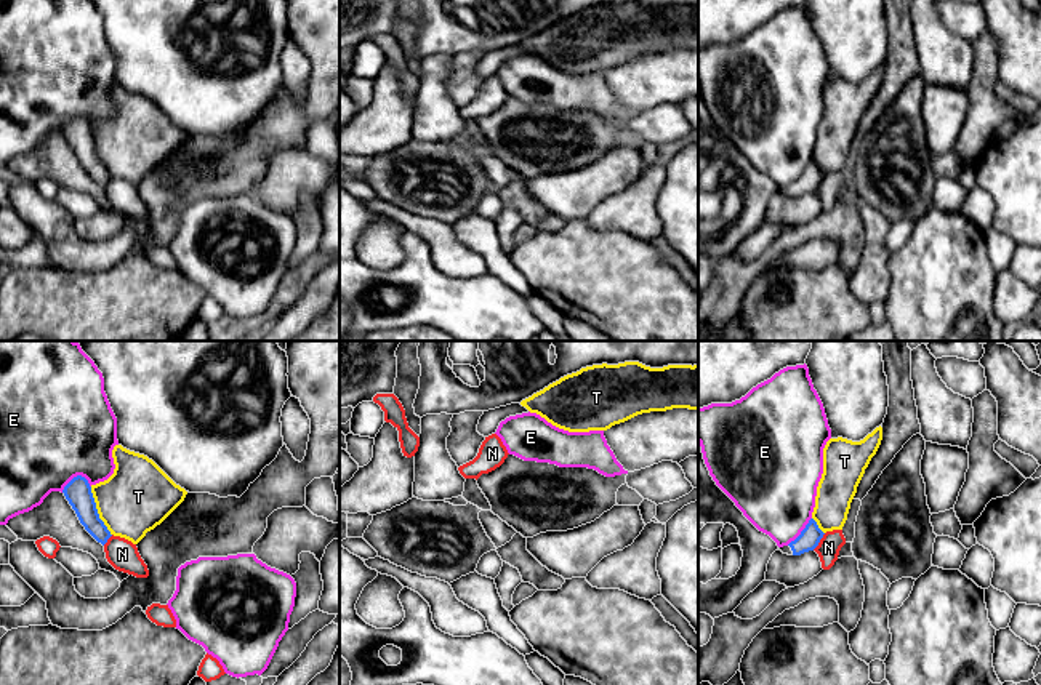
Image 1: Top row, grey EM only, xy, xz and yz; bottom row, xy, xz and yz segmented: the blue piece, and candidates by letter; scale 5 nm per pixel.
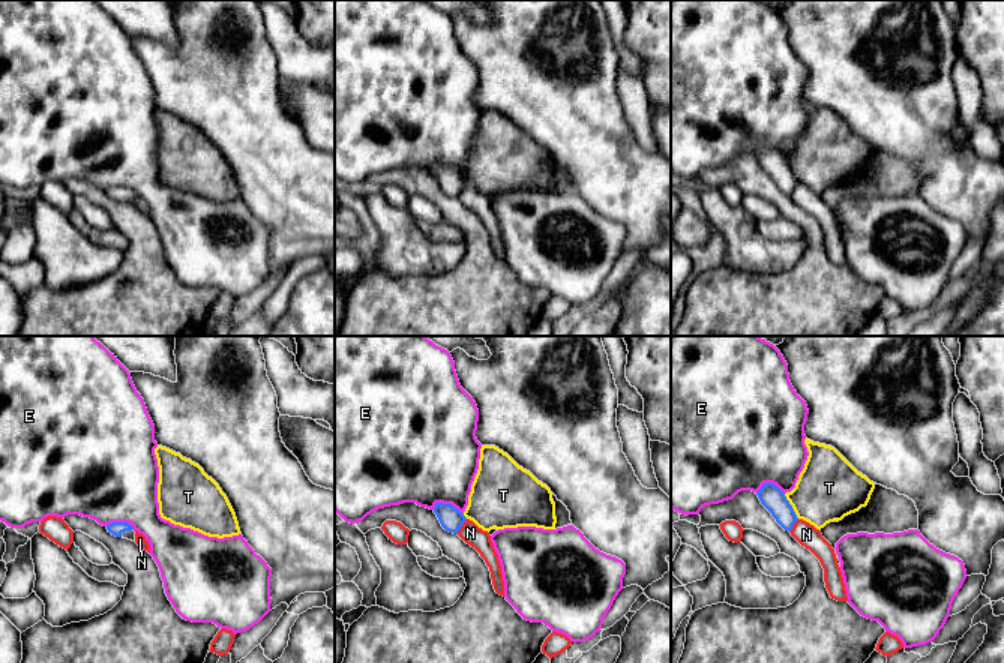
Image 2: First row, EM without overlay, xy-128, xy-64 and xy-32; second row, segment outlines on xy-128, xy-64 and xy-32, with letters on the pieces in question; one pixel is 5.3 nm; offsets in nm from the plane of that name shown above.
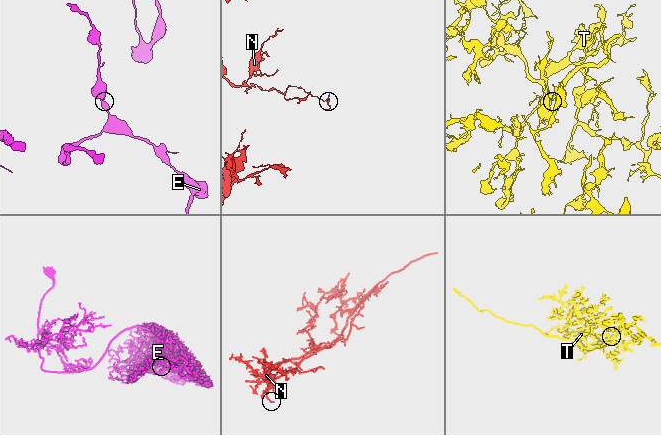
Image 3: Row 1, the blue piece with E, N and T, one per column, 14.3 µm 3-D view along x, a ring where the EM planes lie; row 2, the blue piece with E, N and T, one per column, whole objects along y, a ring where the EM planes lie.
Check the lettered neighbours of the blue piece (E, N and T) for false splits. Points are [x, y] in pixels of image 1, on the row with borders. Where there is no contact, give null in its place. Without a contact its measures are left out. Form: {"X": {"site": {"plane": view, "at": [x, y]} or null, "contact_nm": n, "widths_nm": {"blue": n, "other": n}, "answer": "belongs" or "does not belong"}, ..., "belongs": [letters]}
{"E": {"site": {"plane": "xy", "at": [74, 477]}, "contact_nm": 160, "widths_nm": {"blue": 140, "other": 500}, "answer": "does not belong"}, "N": {"site": {"plane": "yz", "at": [819, 541]}, "contact_nm": 110, "widths_nm": {"blue": 110, "other": 120}, "answer": "does not belong"}, "T": {"site": {"plane": "xy", "at": [96, 511]}, "contact_nm": 260, "widths_nm": {"blue": 140, "other": 340}, "answer": "does not belong"}, "belongs": []}

